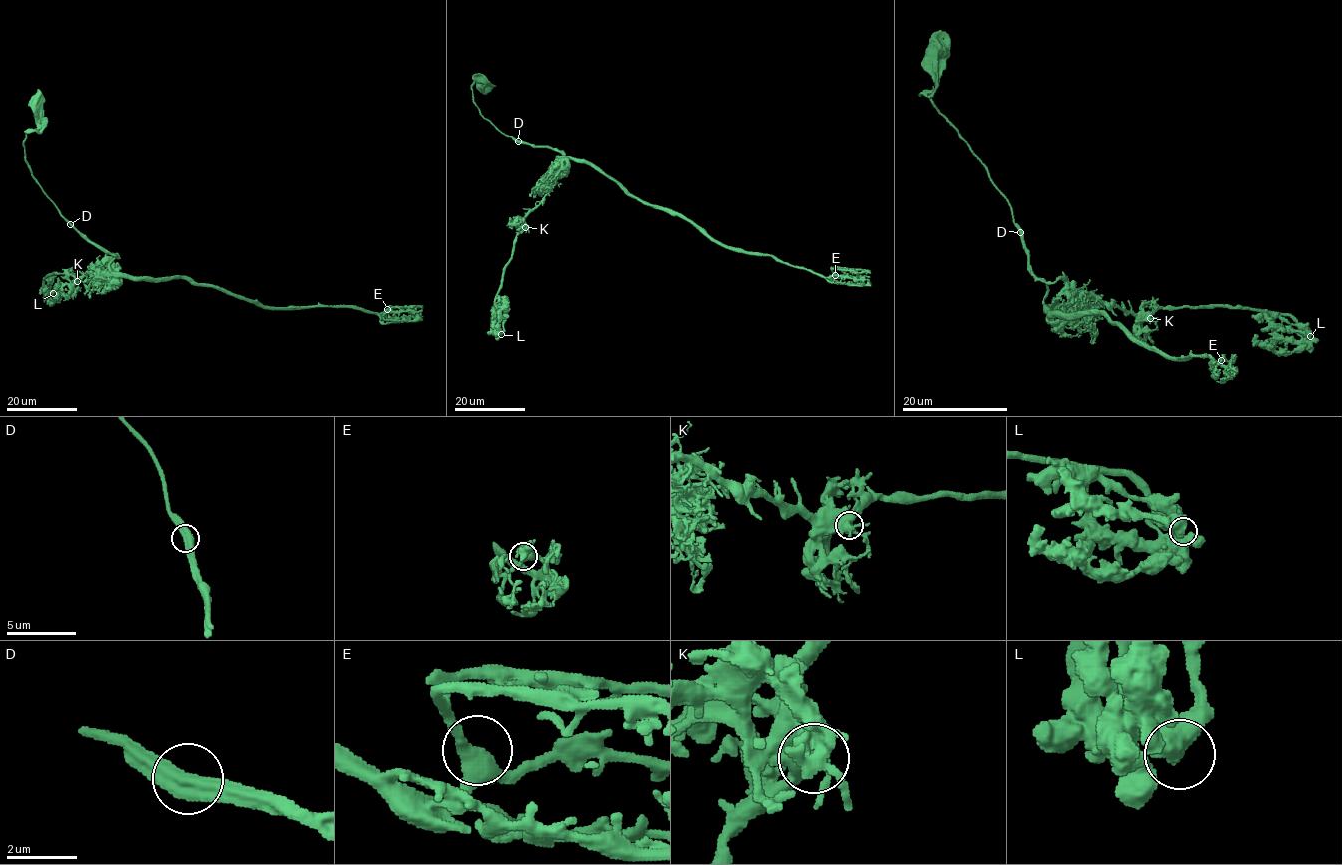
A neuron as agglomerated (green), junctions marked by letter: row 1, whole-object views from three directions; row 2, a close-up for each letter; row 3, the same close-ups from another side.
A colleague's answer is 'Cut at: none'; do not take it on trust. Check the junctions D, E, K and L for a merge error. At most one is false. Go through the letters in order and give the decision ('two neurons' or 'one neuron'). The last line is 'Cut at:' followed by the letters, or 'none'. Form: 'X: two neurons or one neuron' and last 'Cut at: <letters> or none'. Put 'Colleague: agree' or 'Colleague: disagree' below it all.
D: two neurons
E: one neuron
K: one neuron
L: one neuron
Cut at: D
Colleague: disagree

